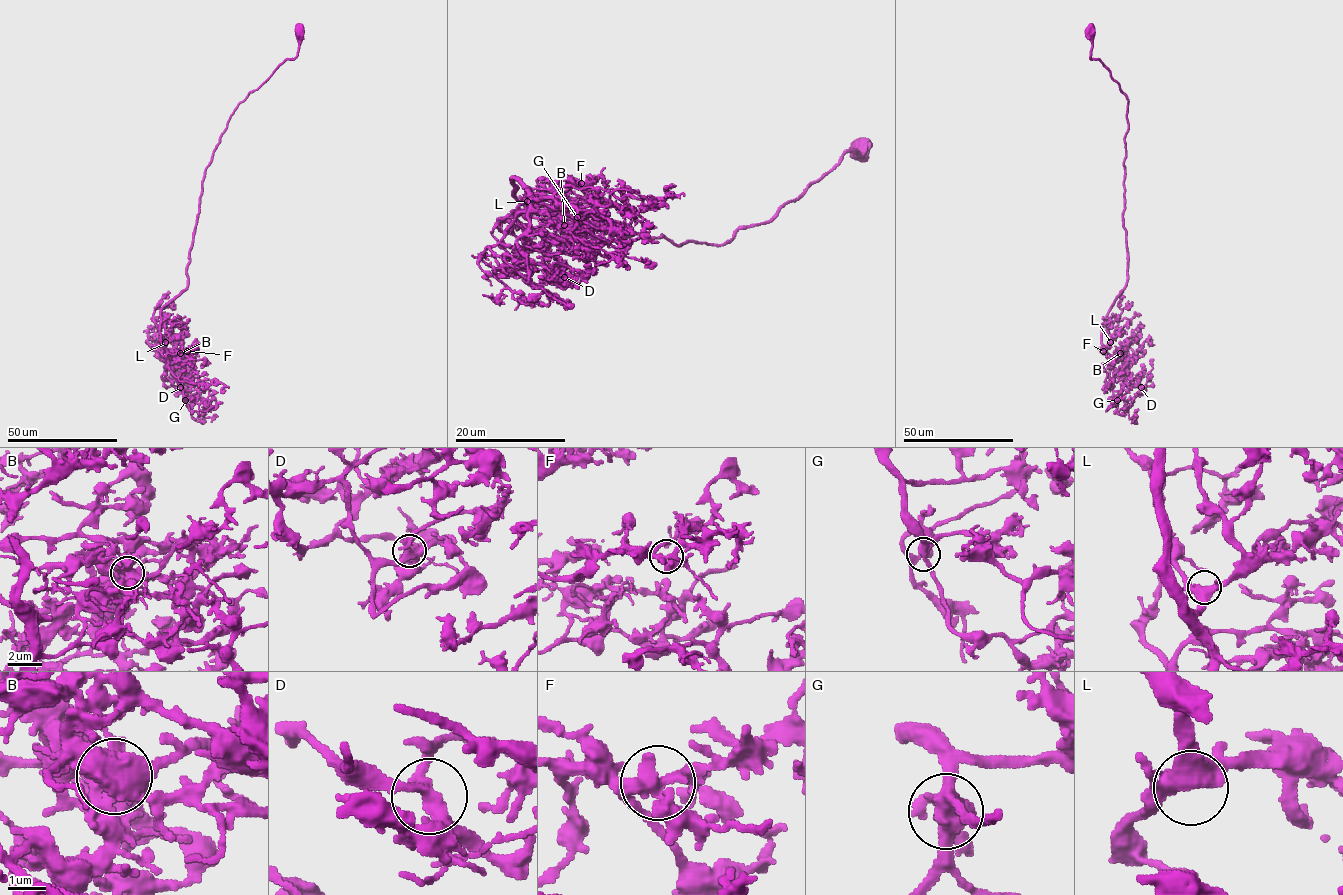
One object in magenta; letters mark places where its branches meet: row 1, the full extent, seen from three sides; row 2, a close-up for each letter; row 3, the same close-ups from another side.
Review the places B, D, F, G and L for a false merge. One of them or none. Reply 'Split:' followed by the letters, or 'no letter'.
Split: B

